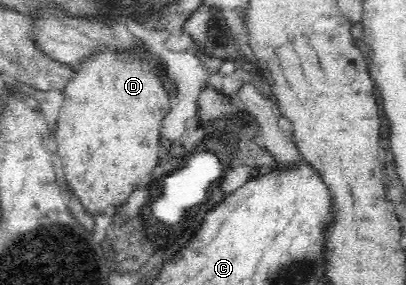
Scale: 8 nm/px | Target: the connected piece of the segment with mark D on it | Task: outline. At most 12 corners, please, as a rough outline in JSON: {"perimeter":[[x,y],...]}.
{"perimeter":[[151,48],[99,49],[62,90],[61,177],[91,215],[159,160]]}

